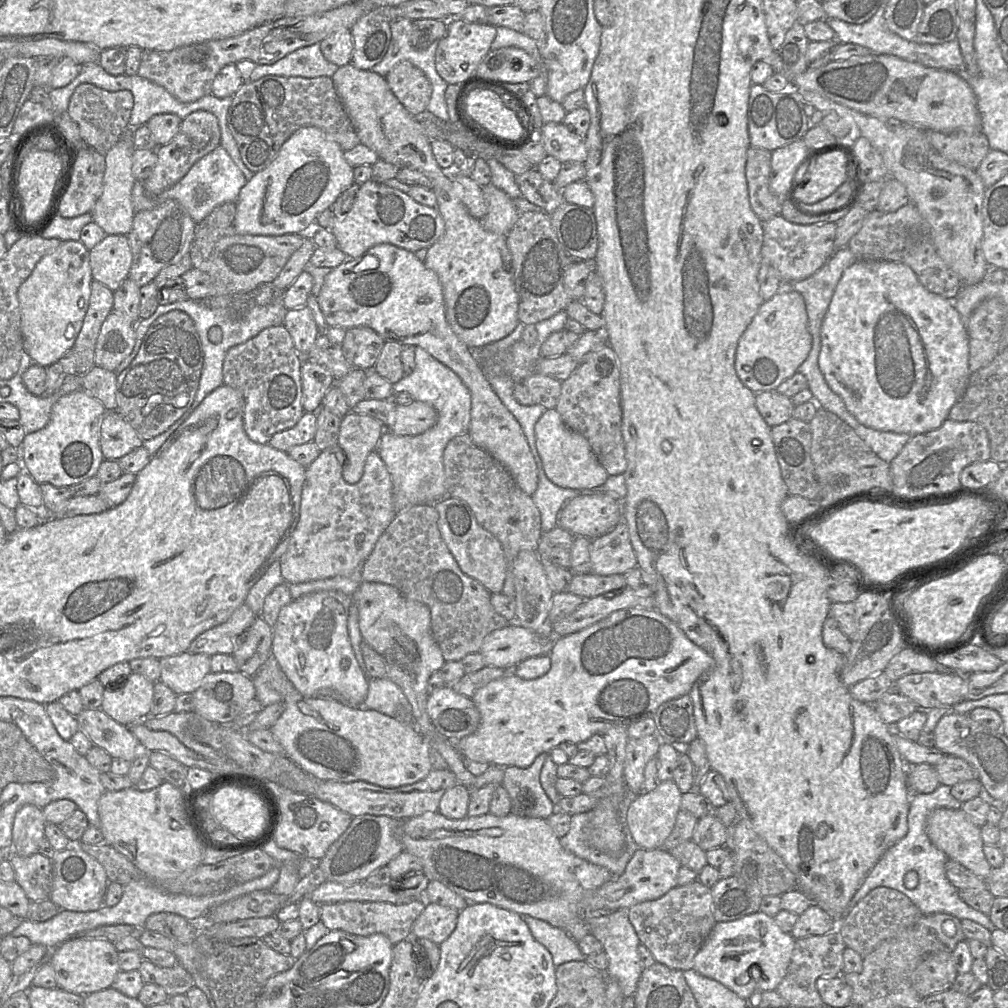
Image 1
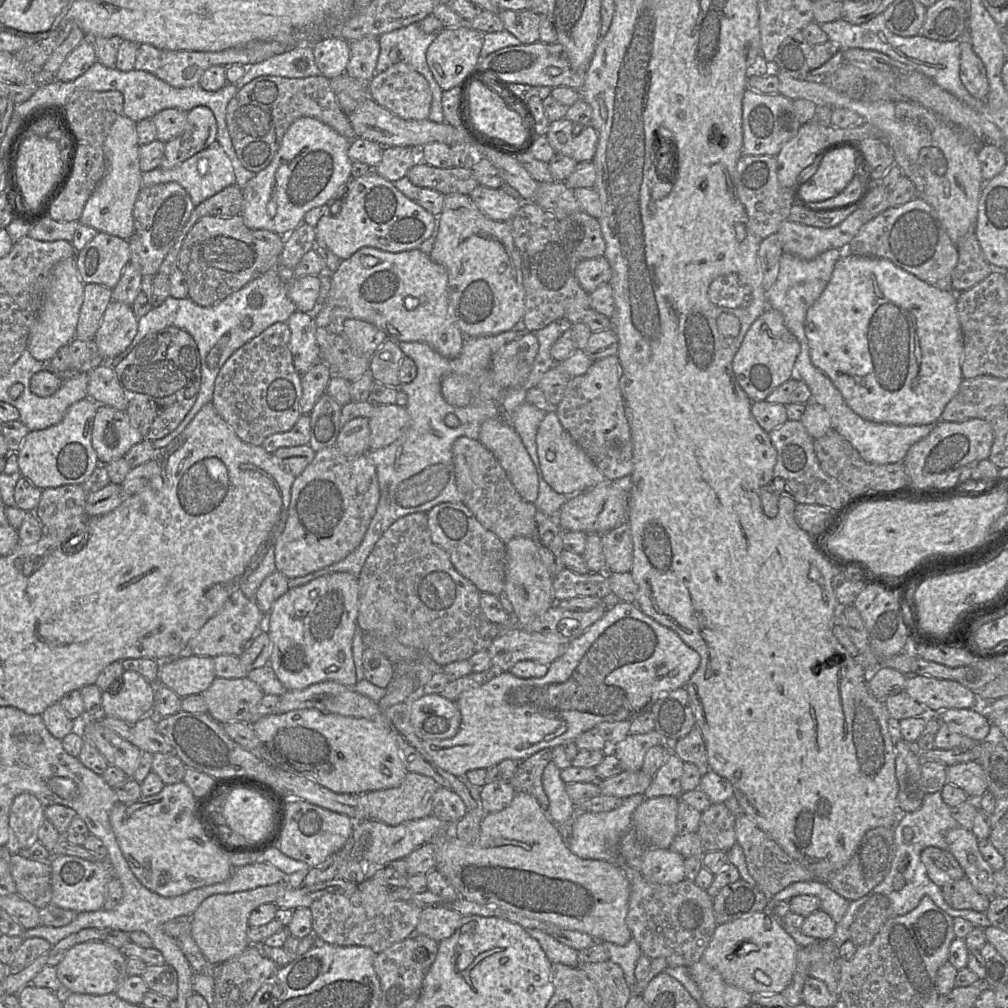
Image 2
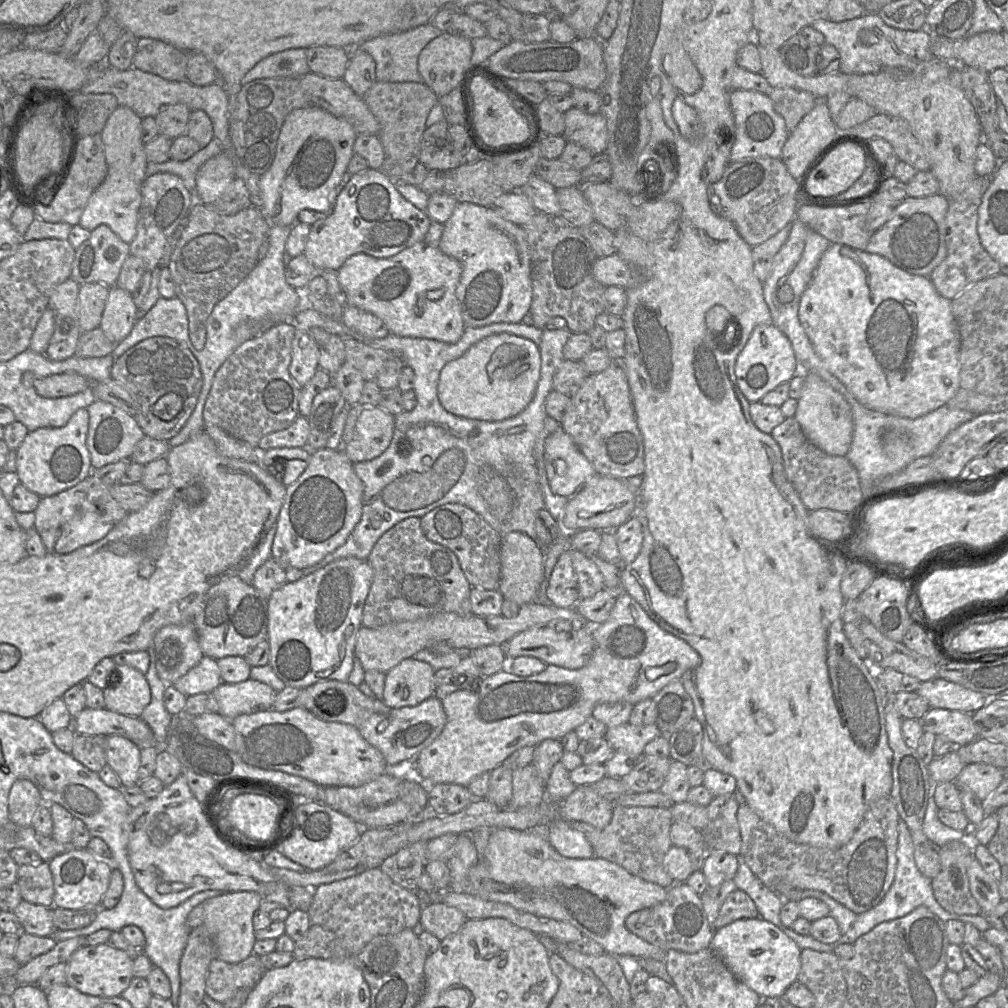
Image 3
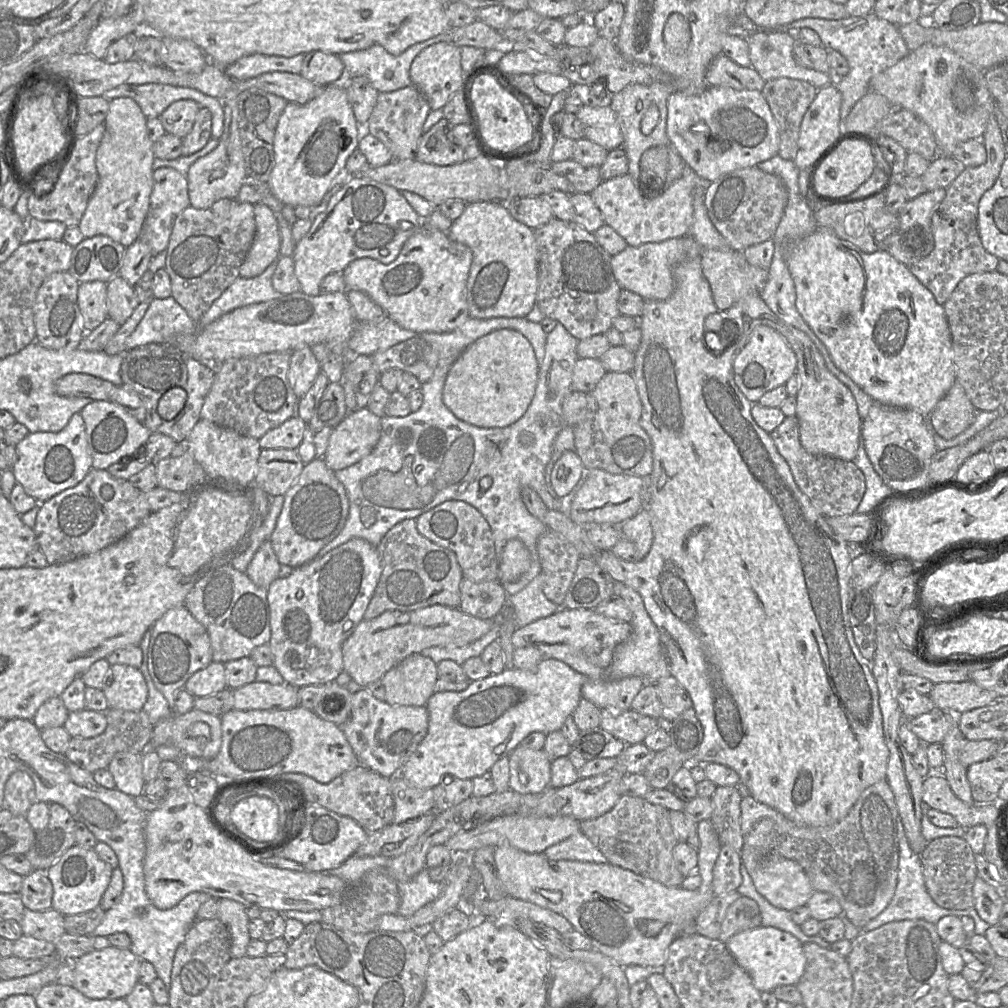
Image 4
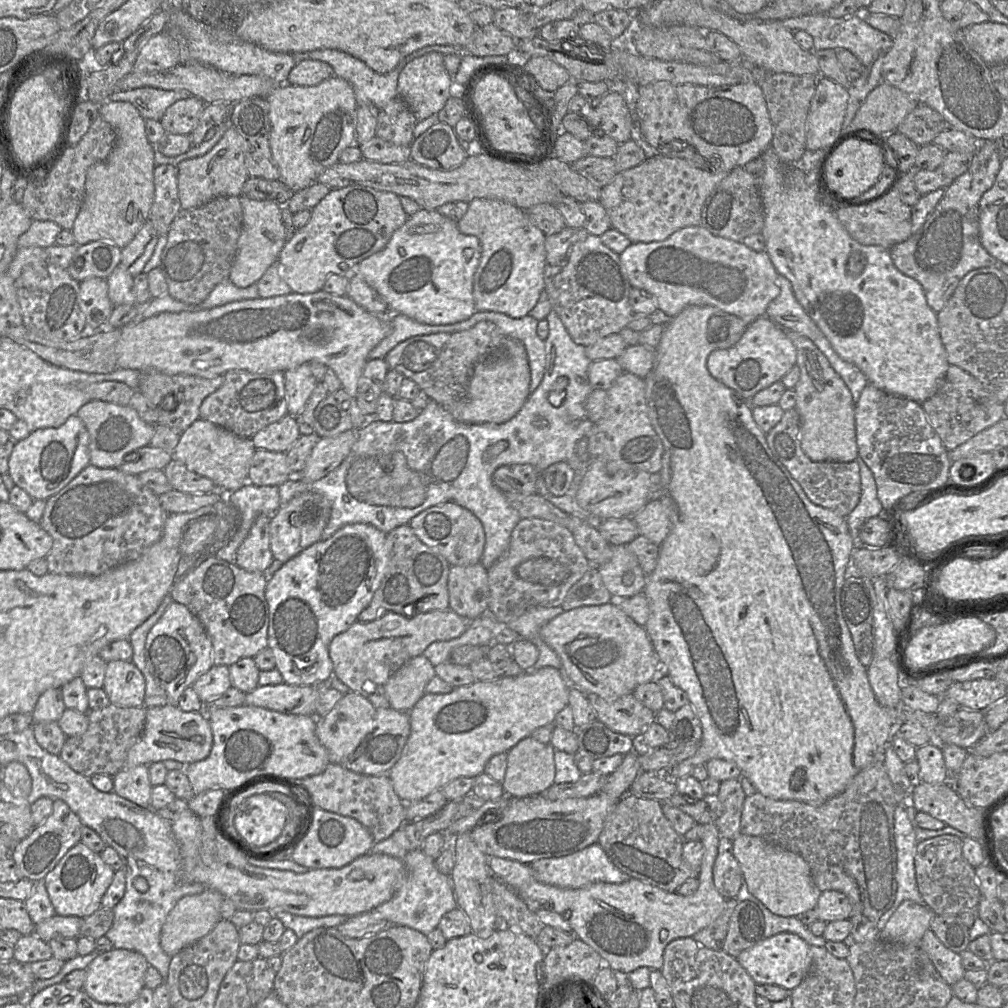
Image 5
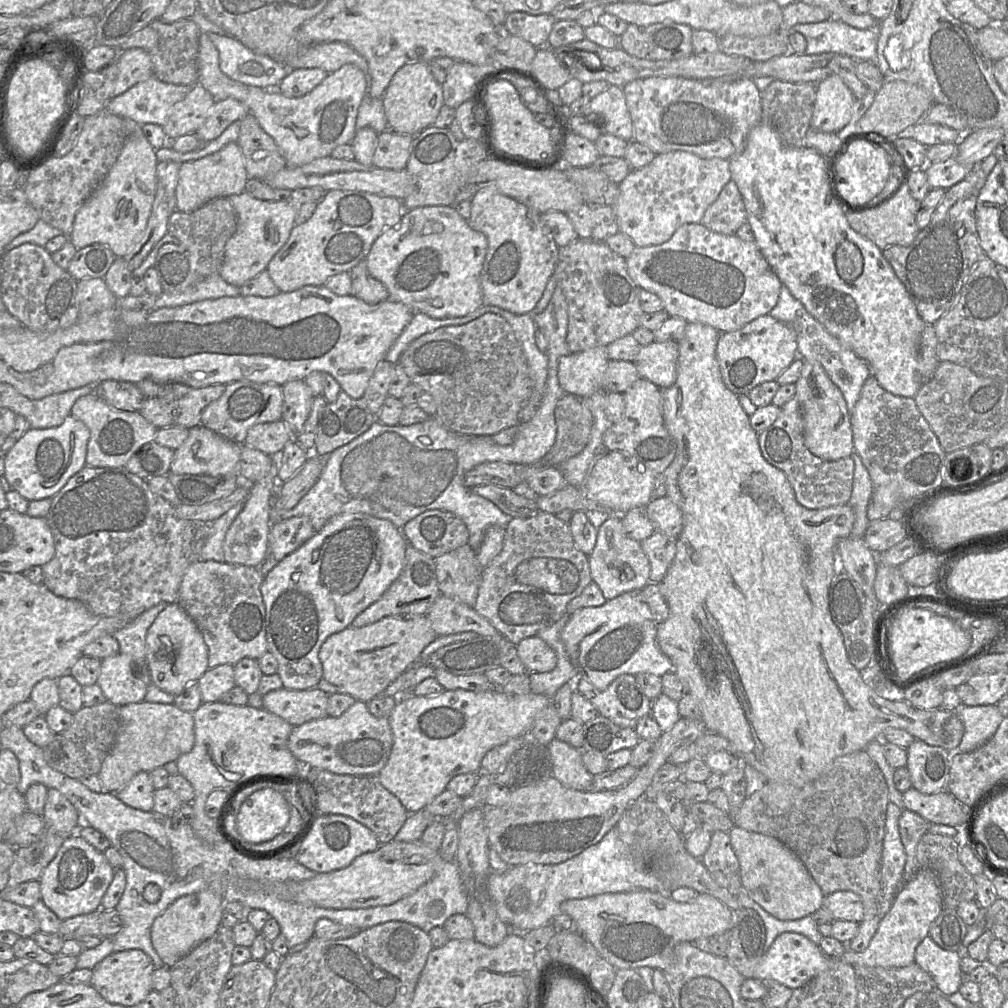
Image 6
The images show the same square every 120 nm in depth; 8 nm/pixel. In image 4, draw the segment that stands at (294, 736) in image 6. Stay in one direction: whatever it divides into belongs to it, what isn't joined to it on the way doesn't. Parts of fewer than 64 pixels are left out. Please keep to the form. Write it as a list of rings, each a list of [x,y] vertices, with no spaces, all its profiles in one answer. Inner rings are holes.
[[[362,689],[353,694],[351,714],[339,727],[360,765],[390,779],[399,773],[409,756],[427,735],[428,711],[425,706],[392,706],[374,698],[367,689]]]

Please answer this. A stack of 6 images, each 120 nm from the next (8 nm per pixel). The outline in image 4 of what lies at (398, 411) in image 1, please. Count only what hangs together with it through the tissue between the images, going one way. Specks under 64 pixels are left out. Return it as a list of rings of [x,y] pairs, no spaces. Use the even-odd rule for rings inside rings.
[[[367,407],[357,409],[333,429],[323,460],[334,472],[346,469],[369,455],[380,436],[381,418]]]

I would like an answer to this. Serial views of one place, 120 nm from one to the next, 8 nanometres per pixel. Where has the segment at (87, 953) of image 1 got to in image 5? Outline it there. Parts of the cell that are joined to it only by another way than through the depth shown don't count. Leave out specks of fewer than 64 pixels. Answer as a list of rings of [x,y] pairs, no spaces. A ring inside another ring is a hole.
[[[113,948],[99,952],[86,968],[83,990],[97,1002],[128,1006],[139,997],[141,990],[145,987],[148,966],[146,958],[136,951]]]

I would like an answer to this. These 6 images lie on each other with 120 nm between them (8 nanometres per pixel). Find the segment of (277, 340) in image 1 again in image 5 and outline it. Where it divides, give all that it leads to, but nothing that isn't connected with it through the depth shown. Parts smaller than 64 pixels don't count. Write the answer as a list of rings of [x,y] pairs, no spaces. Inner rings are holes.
[[[230,370],[224,376],[224,383],[207,396],[200,406],[200,418],[234,434],[251,438],[259,430],[279,421],[288,414],[284,373],[252,373],[245,370]]]

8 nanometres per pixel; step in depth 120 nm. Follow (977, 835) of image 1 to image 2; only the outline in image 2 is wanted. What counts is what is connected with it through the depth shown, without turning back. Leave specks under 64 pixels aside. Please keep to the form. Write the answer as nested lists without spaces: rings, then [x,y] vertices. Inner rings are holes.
[[[957,827],[946,833],[948,851],[954,856],[965,876],[982,895],[993,898],[995,891],[994,870],[978,848],[978,839],[971,830]]]

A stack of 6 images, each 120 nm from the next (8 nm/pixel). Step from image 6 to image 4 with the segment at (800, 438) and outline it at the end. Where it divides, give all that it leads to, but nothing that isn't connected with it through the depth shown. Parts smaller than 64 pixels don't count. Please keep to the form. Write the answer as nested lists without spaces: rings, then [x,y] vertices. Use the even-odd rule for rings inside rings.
[[[785,416],[783,422],[769,435],[777,451],[787,462],[794,482],[818,513],[824,517],[855,513],[865,492],[865,478],[852,461],[809,454],[801,445],[796,416]]]

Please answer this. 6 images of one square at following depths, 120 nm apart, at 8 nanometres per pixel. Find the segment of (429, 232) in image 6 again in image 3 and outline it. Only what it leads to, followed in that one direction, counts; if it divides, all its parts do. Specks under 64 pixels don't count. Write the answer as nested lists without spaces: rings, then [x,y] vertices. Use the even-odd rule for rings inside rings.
[[[425,241],[418,242],[390,258],[376,258],[357,253],[350,256],[337,270],[344,304],[376,315],[391,334],[433,339],[450,344],[456,343],[465,330],[460,303],[456,296],[461,273],[462,265],[458,260],[444,254],[438,247],[429,246]]]

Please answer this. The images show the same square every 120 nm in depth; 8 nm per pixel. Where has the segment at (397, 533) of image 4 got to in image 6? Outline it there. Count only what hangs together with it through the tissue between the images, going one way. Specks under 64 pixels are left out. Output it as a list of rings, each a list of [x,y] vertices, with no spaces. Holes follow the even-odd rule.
[[[408,544],[405,551],[404,566],[399,576],[376,602],[352,621],[349,627],[362,628],[385,617],[401,618],[402,620],[423,617],[439,595],[441,594],[436,577],[435,559]]]

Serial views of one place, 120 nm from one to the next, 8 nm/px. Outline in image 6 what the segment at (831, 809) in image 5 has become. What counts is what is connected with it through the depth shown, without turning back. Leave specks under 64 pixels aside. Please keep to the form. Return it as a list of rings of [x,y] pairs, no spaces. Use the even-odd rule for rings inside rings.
[[[865,750],[855,751],[835,758],[824,772],[816,779],[805,783],[802,786],[795,786],[789,783],[769,781],[751,796],[746,796],[740,810],[734,818],[736,826],[748,831],[758,832],[773,836],[792,849],[803,861],[811,876],[821,888],[824,895],[828,895],[838,890],[850,890],[862,898],[864,917],[859,923],[858,932],[850,941],[849,950],[853,952],[863,952],[867,949],[871,939],[875,935],[881,919],[878,916],[878,909],[881,902],[881,857],[883,849],[883,840],[885,835],[886,812],[889,803],[889,790],[884,775],[876,762],[866,753]]]

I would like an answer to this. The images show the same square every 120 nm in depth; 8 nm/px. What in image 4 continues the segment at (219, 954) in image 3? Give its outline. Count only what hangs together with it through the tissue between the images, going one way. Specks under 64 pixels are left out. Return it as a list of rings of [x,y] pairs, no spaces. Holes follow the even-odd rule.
[[[218,899],[218,919],[224,923],[231,938],[231,958],[241,958],[246,955],[247,946],[252,940],[249,935],[250,919],[247,908],[234,900]]]

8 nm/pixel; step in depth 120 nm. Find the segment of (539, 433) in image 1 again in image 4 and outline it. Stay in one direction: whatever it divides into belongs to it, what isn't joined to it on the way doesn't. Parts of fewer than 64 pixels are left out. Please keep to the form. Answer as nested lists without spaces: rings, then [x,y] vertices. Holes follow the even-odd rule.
[[[565,451],[554,464],[550,480],[556,495],[566,496],[586,473],[582,461],[575,451]]]

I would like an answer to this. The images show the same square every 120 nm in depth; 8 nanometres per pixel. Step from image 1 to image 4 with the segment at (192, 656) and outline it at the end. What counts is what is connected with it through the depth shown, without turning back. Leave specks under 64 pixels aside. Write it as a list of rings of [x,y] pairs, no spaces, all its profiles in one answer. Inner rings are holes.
[[[214,661],[195,672],[184,686],[195,698],[213,695],[226,687],[224,663]]]

